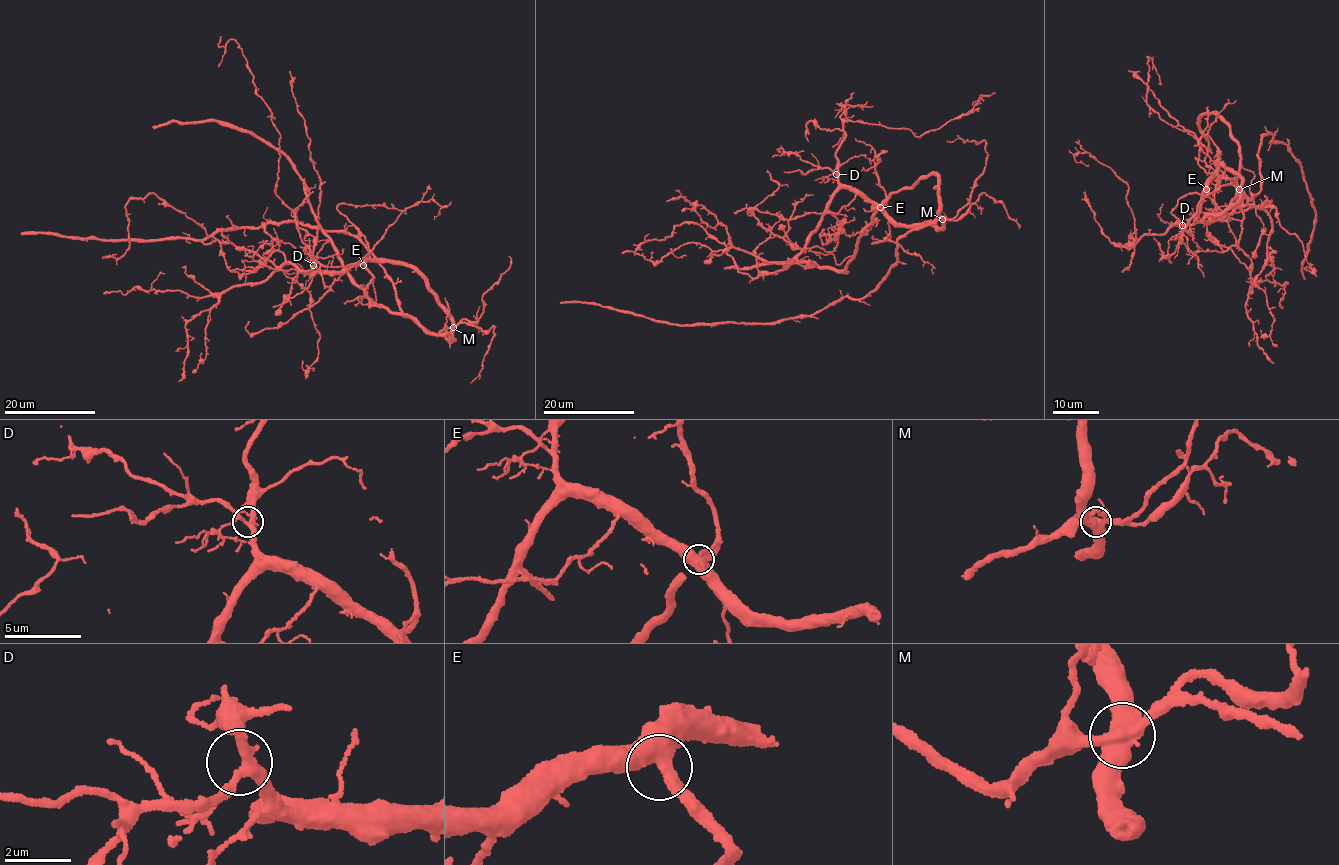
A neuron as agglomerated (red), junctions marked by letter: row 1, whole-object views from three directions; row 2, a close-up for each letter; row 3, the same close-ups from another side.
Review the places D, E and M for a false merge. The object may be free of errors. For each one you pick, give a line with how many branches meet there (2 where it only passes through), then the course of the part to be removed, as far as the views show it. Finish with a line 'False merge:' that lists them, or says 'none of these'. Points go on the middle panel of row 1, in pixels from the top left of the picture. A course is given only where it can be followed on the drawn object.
M: 4 | (942, 219), (899, 238), (897, 265), (873, 291), (812, 315), (678, 326), (596, 304), (559, 303)
False merge: M

